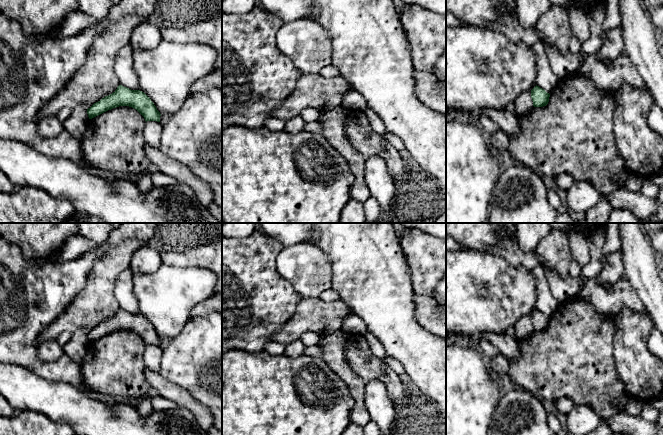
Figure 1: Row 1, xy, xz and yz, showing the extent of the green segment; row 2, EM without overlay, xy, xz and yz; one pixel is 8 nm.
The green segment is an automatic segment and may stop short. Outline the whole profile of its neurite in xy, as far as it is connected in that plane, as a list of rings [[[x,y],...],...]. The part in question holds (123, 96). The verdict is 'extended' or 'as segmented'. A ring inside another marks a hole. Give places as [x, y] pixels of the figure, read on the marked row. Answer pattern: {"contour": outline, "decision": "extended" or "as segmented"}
{"contour": [[[119,85],[112,94],[94,103],[87,109],[87,114],[89,119],[92,119],[119,106],[129,106],[136,109],[144,117],[146,122],[160,122],[160,112],[144,92],[140,90],[131,90],[122,85]]], "decision": "as segmented"}

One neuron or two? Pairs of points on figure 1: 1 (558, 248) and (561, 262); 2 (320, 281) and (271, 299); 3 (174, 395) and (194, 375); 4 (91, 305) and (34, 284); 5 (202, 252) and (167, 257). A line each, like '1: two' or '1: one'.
1: one
2: two
3: two
4: two
5: one

